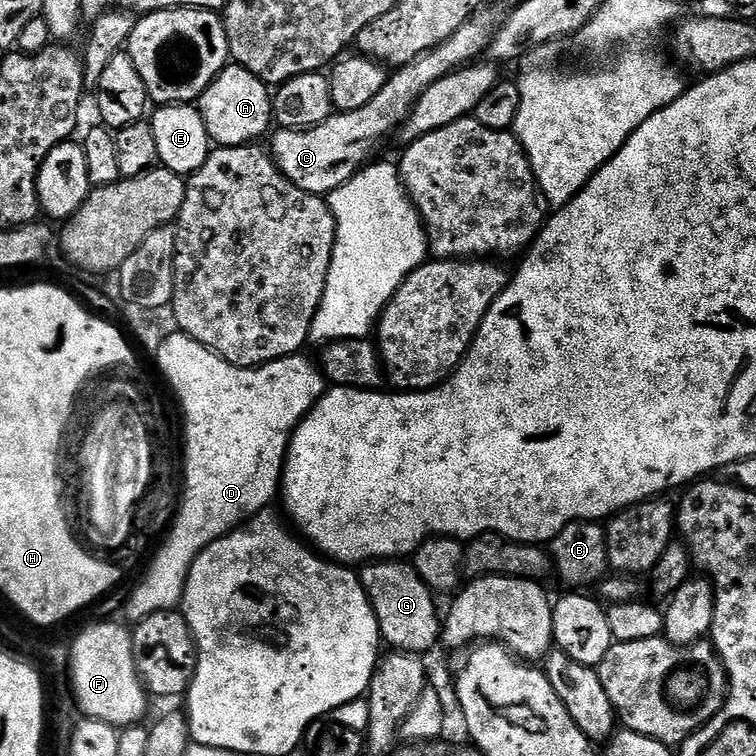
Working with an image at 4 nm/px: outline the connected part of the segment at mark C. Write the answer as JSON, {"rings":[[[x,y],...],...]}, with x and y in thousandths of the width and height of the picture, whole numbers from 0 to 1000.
{"rings":[[[640,20],[626,21],[604,42],[595,45],[590,56],[558,71],[548,82],[528,86],[508,110],[505,119],[500,119],[499,127],[484,135],[484,140],[462,148],[444,148],[435,159],[414,169],[370,169],[361,173],[357,205],[373,230],[389,241],[389,246],[417,259],[433,261],[434,255],[456,243],[488,216],[487,205],[496,198],[497,189],[511,184],[519,173],[520,179],[533,165],[553,130],[570,111],[644,70],[646,57],[653,46],[653,30]]]}

